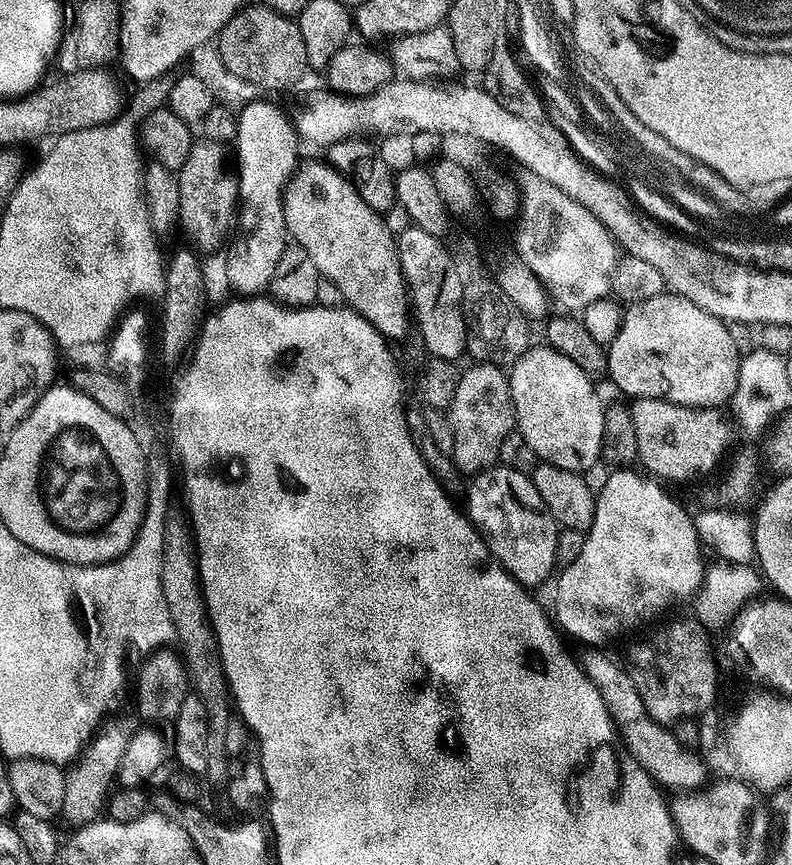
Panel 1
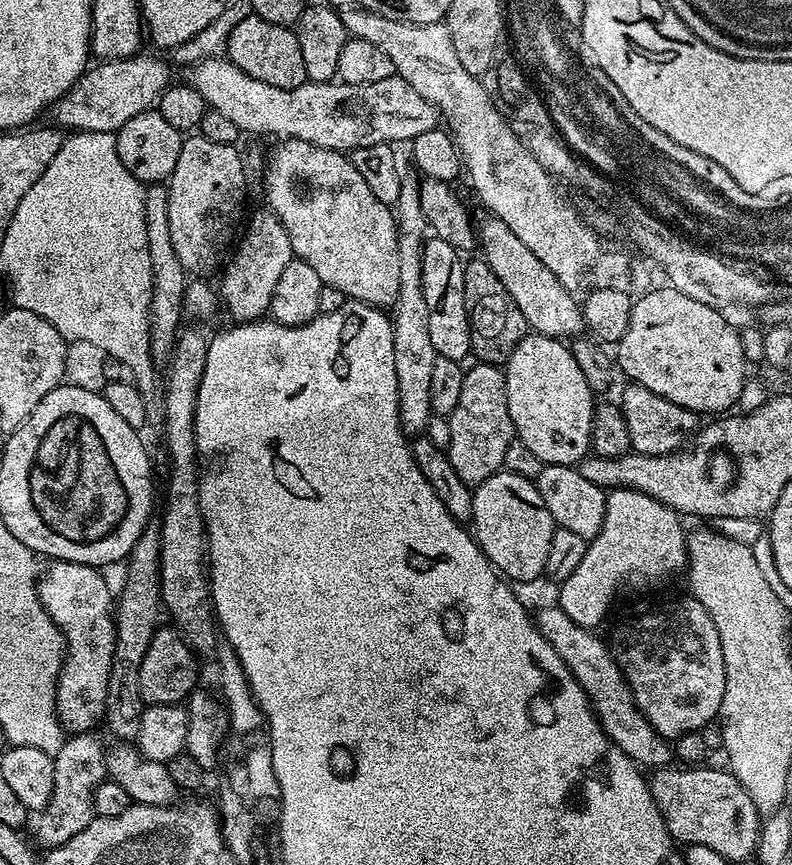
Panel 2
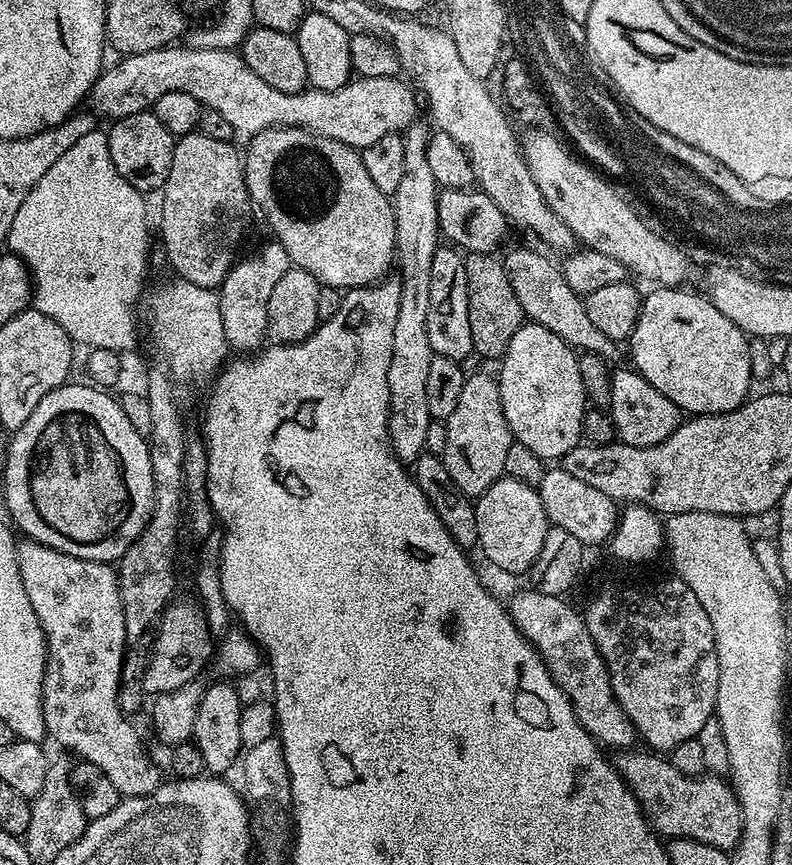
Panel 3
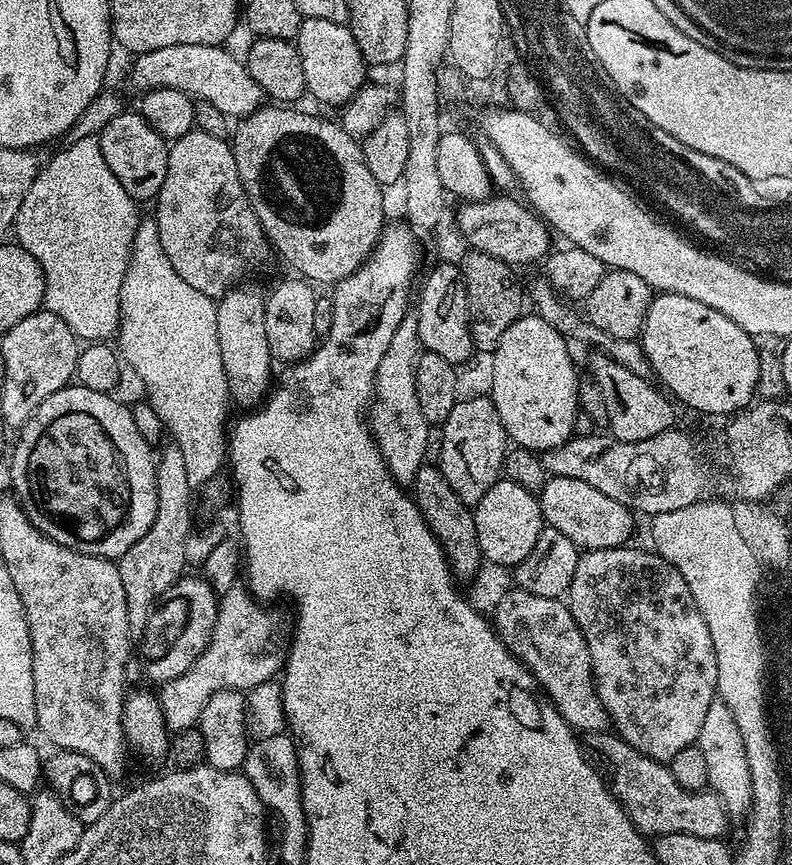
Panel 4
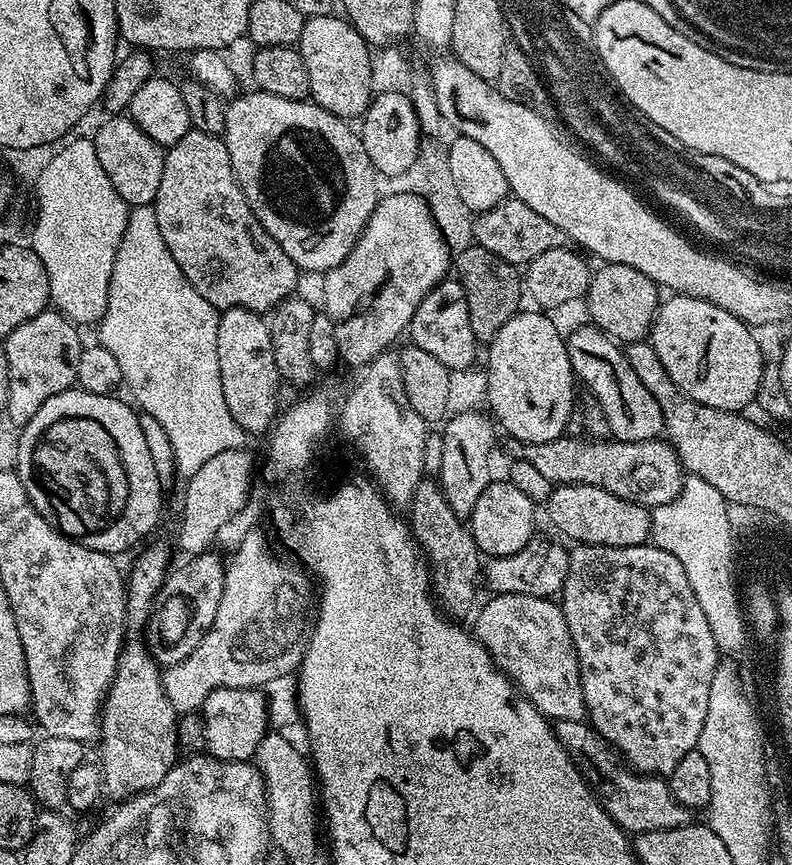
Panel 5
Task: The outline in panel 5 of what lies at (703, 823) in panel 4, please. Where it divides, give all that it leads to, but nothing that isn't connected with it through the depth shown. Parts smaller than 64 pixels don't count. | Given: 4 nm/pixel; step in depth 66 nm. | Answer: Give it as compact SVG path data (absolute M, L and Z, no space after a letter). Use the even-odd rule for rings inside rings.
M584 720L555 721L556 737L568 751L568 757L584 775L584 781L592 787L600 804L614 818L614 822L628 834L681 828L689 823L689 809L682 807L670 794L667 783L661 777L637 772L622 759L619 752L596 733L596 729Z

